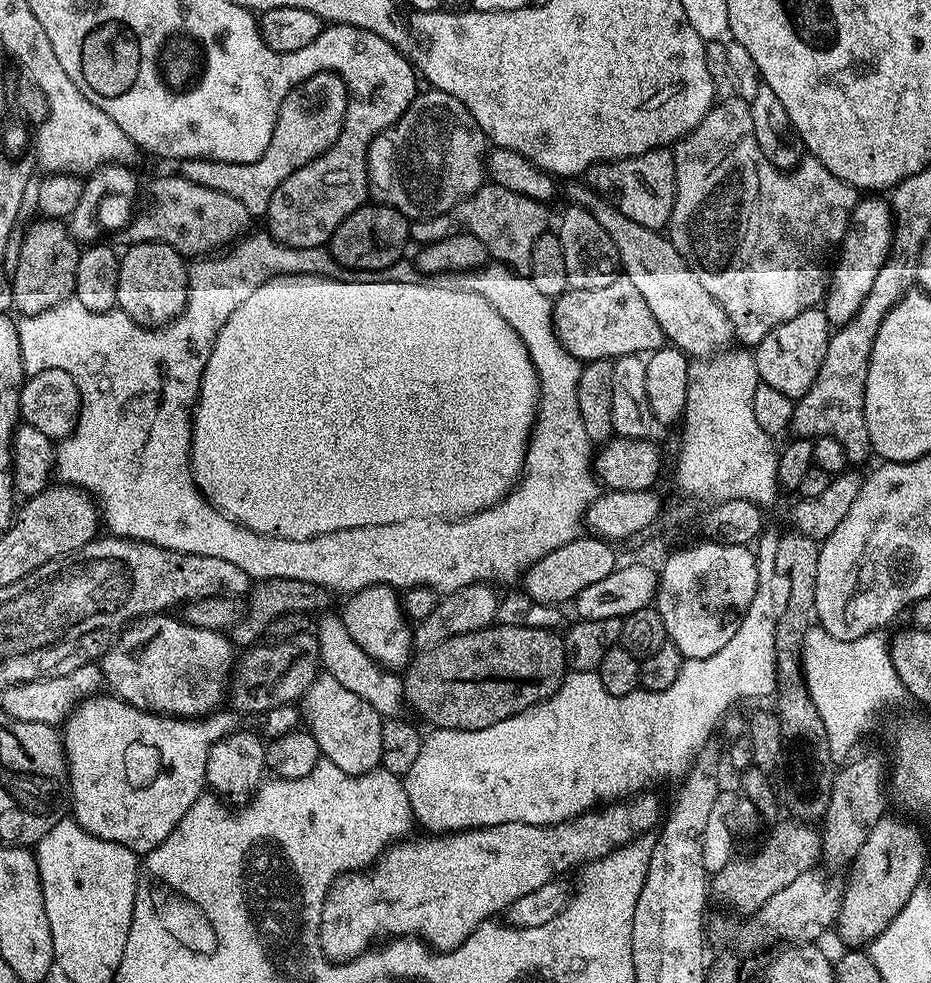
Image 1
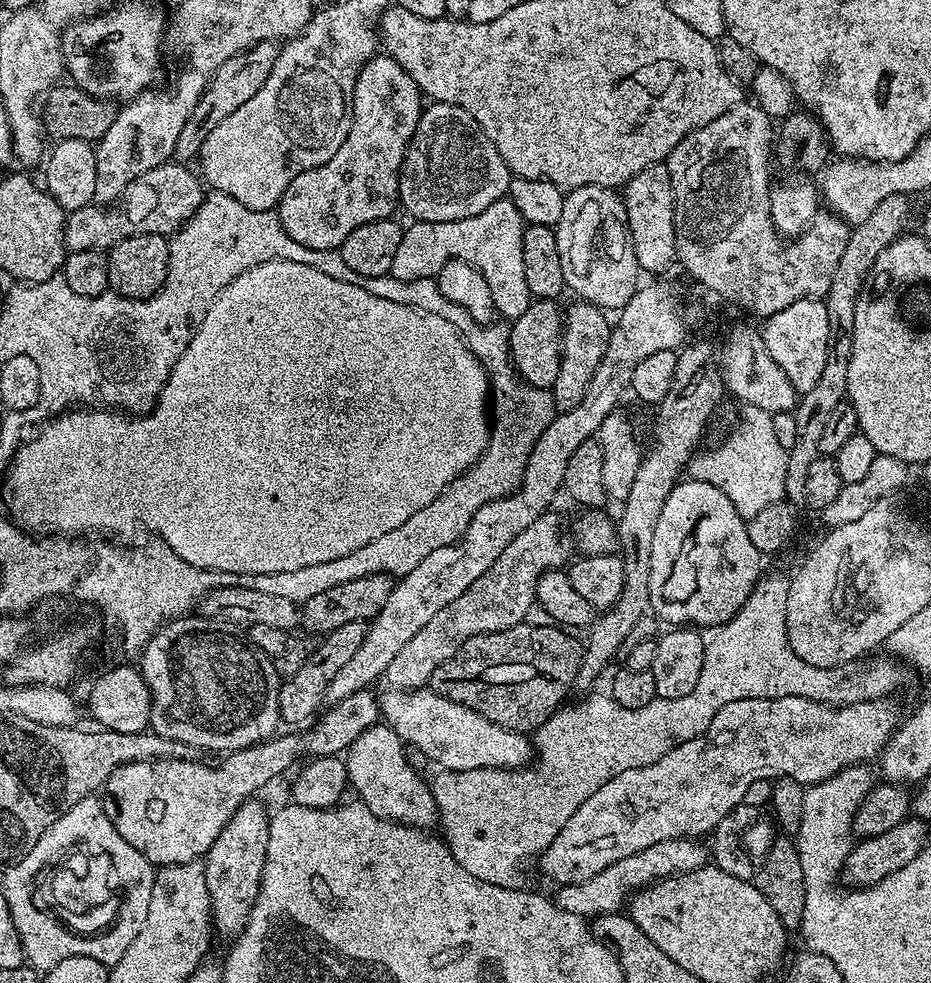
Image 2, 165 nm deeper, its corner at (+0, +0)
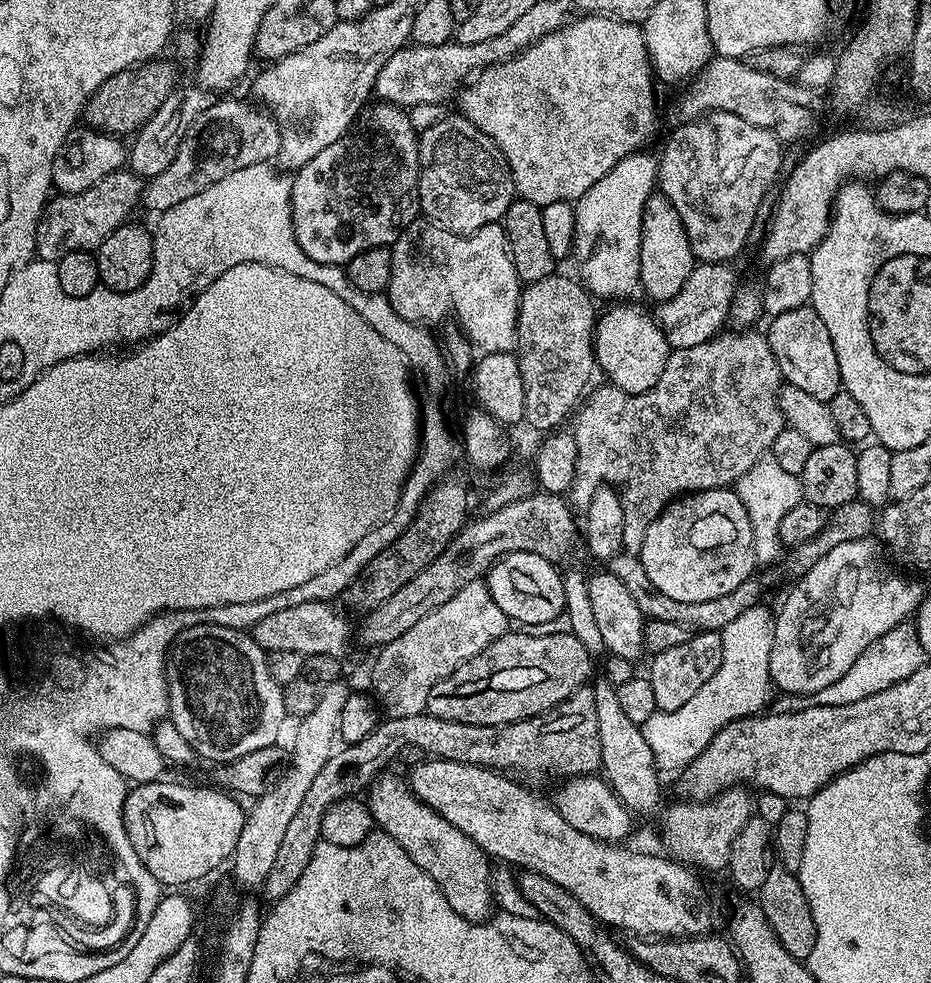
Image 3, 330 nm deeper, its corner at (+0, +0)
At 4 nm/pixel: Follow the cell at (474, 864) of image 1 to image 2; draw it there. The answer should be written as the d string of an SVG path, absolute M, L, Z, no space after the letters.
M797 696L742 698L726 702L726 706L714 714L703 734L679 741L666 754L662 754L658 762L650 762L650 766L614 774L605 784L598 786L586 802L576 805L569 821L562 830L558 830L558 838L554 838L554 842L550 842L550 846L540 853L540 868L556 886L586 882L594 878L594 874L602 874L606 866L614 866L614 862L630 858L630 854L638 854L638 850L646 850L646 846L667 840L707 837L716 829L718 822L734 810L734 806L743 803L749 785L759 779L776 781L780 777L788 777L811 786L820 784L851 764L864 764L871 756L872 759L879 757L898 723L894 701L885 698L839 707Z

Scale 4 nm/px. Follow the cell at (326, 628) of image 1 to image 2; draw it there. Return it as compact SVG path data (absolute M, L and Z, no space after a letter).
M431 687L394 688L379 697L383 723L398 734L398 738L410 746L418 746L422 754L435 767L449 772L482 770L483 768L519 768L534 756L534 746L522 732L498 726L490 718L482 718L470 706L450 702Z

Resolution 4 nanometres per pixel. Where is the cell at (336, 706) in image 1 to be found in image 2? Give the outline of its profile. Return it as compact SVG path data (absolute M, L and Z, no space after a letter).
M383 722L368 728L350 745L344 760L351 791L356 791L359 803L378 818L391 820L394 824L407 824L409 828L428 830L437 823L436 803L427 779L406 762L404 741Z

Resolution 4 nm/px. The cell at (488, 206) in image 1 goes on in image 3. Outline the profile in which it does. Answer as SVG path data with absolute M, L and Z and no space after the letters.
M417 218L391 245L392 265L387 298L410 322L421 326L433 326L447 312L456 315L460 332L471 340L481 353L509 352L516 347L516 323L522 282L514 270L514 258L510 254L503 223L487 224L482 230L469 236L459 236L446 230L441 224L433 224L427 218Z

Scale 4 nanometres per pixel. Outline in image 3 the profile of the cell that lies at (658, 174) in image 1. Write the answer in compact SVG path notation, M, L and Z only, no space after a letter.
M653 194L646 202L646 210L642 214L642 250L640 251L640 287L643 295L655 302L663 302L674 298L678 290L682 290L686 278L690 278L694 267L694 257L690 250L690 242L686 238L686 226L682 226L682 218L678 218L678 210L663 194Z

